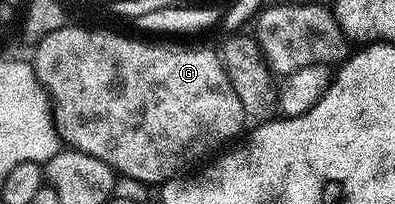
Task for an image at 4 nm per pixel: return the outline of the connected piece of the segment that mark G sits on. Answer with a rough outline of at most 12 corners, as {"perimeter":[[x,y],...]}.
{"perimeter":[[85,24],[33,71],[62,143],[170,182],[247,126],[221,55]]}

